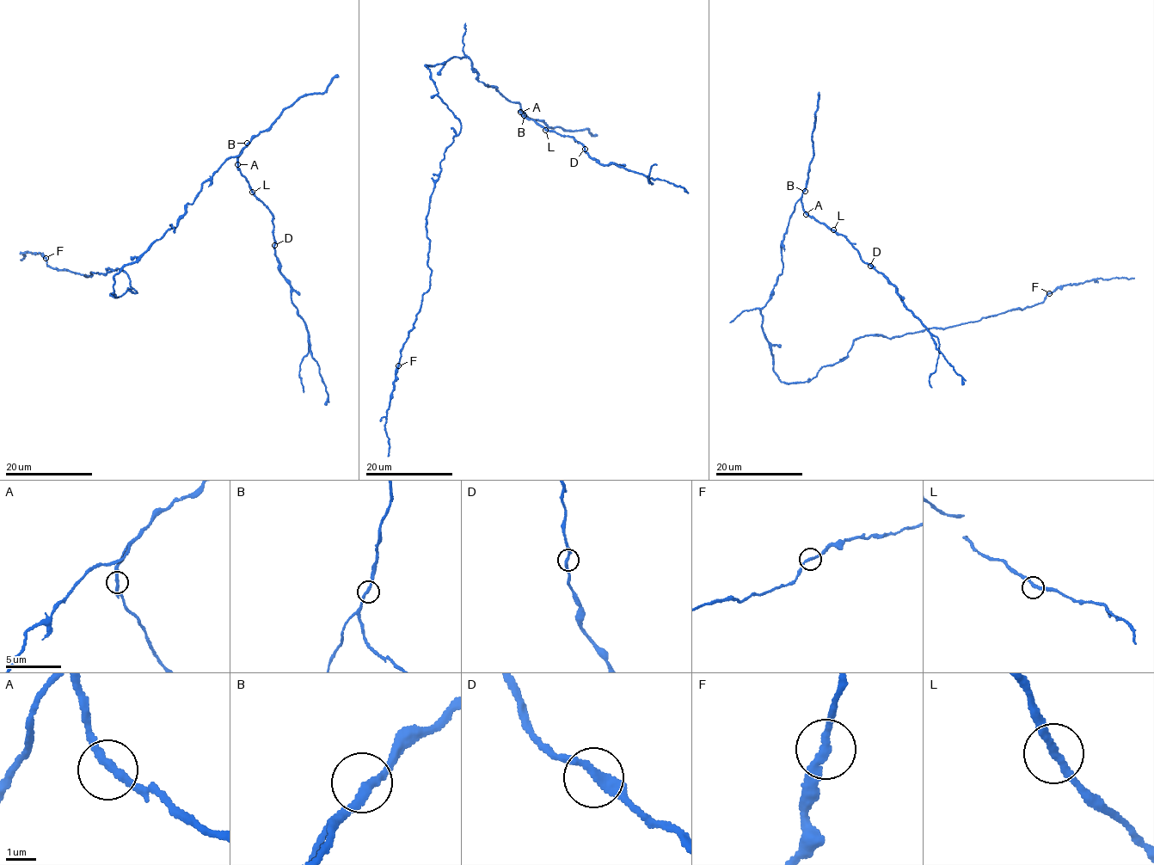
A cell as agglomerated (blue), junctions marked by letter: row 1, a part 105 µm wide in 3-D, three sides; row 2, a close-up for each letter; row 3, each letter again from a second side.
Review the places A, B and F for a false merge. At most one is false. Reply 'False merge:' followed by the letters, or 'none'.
False merge: none

